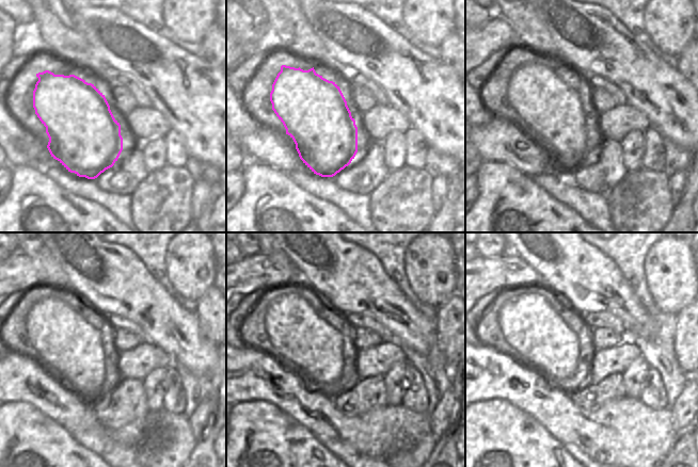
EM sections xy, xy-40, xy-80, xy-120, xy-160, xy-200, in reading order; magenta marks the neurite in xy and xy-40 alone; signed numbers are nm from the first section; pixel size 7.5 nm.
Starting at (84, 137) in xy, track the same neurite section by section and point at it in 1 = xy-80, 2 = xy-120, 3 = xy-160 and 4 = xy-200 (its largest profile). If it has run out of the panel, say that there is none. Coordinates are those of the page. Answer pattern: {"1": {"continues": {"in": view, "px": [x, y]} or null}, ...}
{"1": {"continues": {"in": "xy-80", "px": [554, 113]}}, "2": {"continues": {"in": "xy-120", "px": [62, 339]}}, "3": {"continues": {"in": "xy-160", "px": [298, 335]}}, "4": {"continues": {"in": "xy-200", "px": [534, 331]}}}

